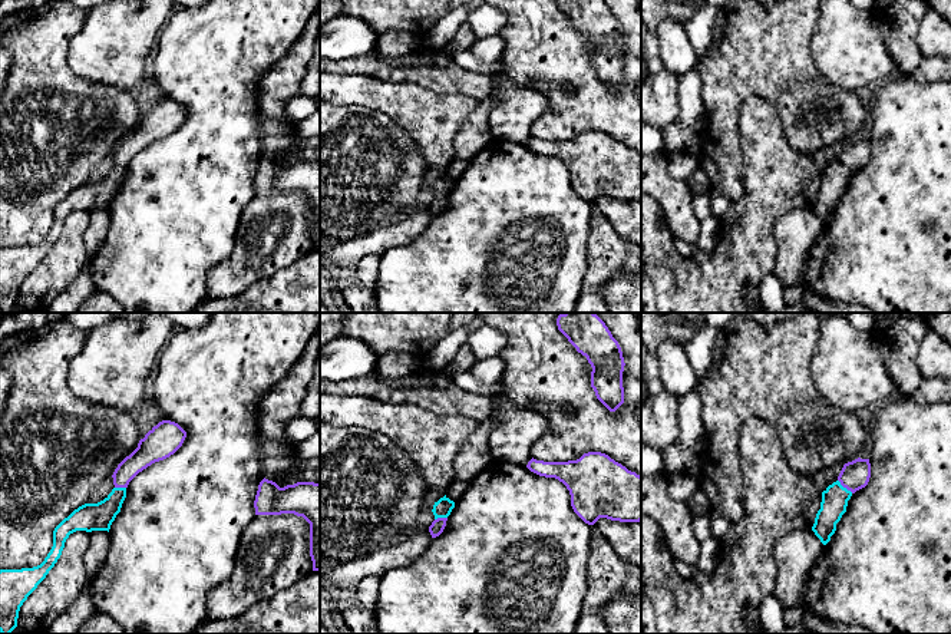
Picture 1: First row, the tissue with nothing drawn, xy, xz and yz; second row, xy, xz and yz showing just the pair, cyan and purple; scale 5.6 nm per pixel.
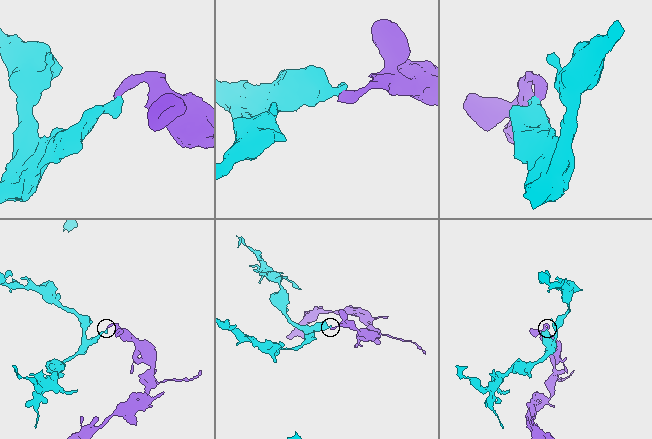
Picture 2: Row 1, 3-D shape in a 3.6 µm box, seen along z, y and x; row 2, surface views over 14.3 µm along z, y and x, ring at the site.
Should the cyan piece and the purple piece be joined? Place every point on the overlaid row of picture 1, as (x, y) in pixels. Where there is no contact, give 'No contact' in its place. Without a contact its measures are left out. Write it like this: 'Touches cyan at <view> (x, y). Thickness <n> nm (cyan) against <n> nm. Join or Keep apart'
Touches cyan at yz (845, 488). Thickness 150 nm (cyan) against 160 nm. Keep apart

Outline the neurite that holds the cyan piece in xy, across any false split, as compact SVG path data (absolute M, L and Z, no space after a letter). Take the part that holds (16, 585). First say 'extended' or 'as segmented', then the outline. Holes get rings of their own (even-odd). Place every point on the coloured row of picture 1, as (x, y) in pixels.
as segmented; M113 488L98 503L85 503L65 518L53 531L53 547L44 561L33 568L0 569L0 633L10 634L17 627L19 611L27 597L46 578L62 555L65 542L76 531L108 531L120 512L126 488Z

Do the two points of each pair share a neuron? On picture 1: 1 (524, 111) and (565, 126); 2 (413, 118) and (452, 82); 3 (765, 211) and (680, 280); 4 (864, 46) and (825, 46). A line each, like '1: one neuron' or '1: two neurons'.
1: two neurons
2: two neurons
3: one neuron
4: one neuron

